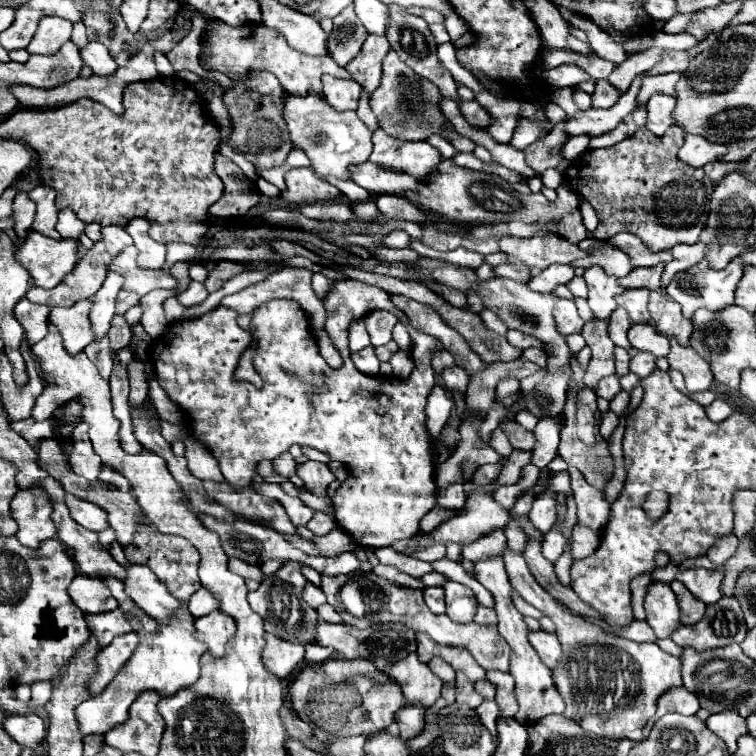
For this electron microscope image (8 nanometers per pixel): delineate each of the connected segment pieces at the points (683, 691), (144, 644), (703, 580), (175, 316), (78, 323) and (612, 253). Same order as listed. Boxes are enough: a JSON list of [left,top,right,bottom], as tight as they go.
[[649,688,699,728],[75,576,207,736],[677,568,721,604],[165,297,186,323],[49,300,93,356],[571,238,633,278]]

